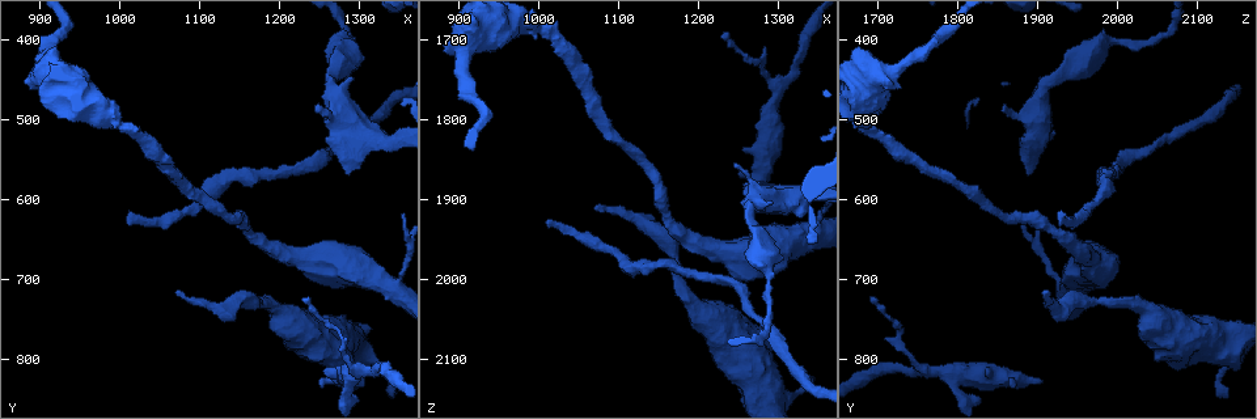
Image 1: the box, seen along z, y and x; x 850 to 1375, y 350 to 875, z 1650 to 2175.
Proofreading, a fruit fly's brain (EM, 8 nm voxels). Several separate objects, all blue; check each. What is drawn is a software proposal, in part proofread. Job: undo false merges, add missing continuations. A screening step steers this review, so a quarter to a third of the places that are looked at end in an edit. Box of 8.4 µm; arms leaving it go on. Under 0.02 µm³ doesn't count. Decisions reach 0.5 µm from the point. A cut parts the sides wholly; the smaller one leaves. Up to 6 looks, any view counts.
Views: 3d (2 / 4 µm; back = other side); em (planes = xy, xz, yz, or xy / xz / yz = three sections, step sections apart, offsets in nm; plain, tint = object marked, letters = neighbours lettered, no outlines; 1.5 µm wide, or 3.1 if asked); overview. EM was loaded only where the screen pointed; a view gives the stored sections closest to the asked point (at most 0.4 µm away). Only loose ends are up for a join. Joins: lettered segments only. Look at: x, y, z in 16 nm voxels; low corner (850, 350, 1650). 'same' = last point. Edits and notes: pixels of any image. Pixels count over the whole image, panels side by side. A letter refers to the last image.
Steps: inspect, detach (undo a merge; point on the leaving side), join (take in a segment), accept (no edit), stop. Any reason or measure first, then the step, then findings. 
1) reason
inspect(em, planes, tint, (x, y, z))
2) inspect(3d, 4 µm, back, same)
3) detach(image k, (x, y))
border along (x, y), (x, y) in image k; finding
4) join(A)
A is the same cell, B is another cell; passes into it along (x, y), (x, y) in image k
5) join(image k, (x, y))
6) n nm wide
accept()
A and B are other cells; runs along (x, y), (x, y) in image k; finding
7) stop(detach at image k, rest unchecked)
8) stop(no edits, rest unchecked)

thin end
inspect(3d, 2 µm, (1250, 490, 1850))

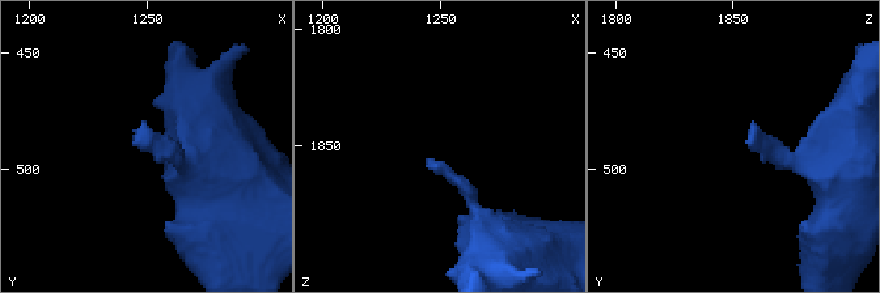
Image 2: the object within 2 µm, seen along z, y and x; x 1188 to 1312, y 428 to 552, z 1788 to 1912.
inspect(em, planes, letters, (1244, 486, 1856))

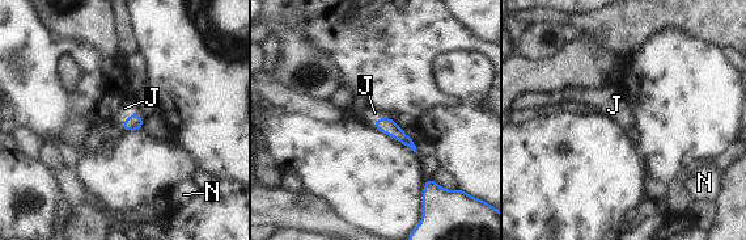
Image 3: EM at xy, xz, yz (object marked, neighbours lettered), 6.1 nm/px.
join(image 3, (124, 108))
J is the same cell, N is another cell; passes into it along (134, 122), (128, 117), (124, 108) in image 3; it goes on there

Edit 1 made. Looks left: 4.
see it whole again
inspect(overview)

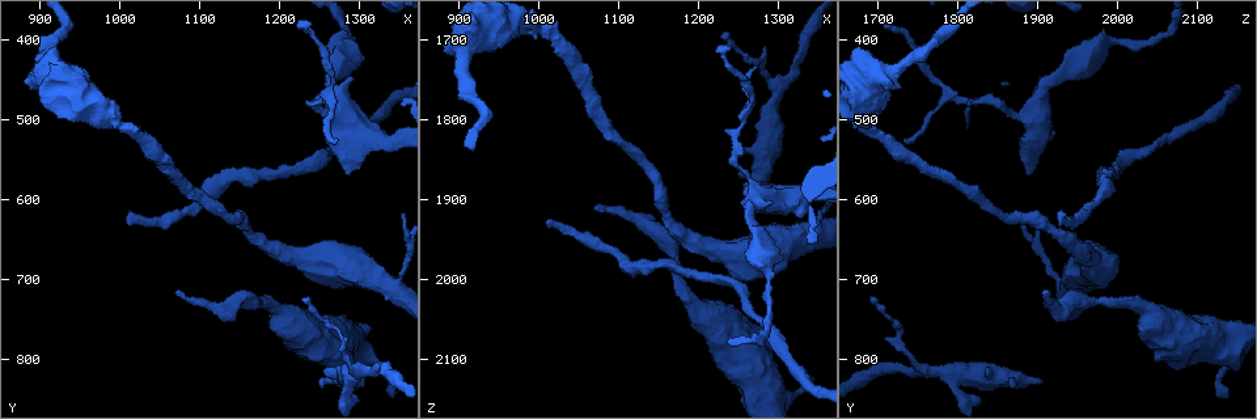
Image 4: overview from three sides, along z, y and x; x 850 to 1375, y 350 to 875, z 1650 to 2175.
thick turns thin
inspect(3d, 2 µm, (1290, 810, 1750))

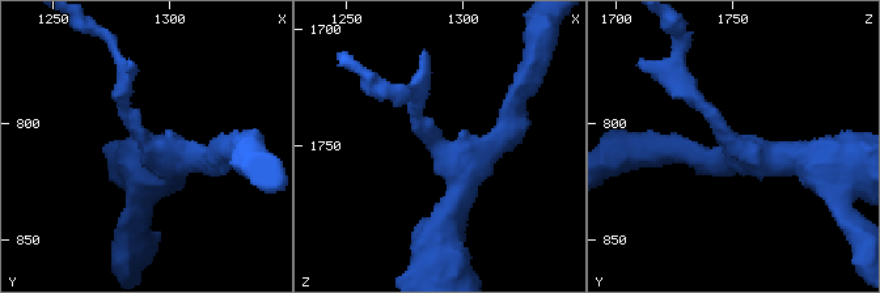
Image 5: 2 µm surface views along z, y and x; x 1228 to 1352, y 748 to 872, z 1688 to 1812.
inspect(em, yz, step 4, letters, (1293, 811, 1754))

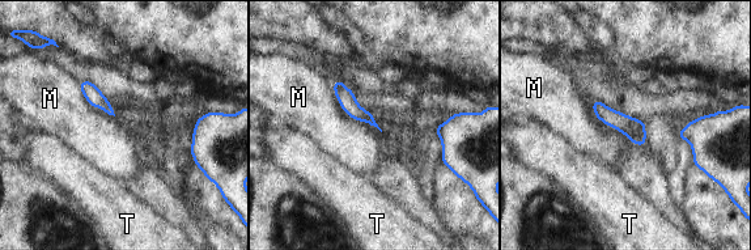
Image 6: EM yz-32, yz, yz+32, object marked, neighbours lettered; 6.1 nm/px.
accept()
M and T are other cells; one neuron here

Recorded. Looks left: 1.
end of a long branch
inspect(em, planes, letters, (1070, 715, 1915))

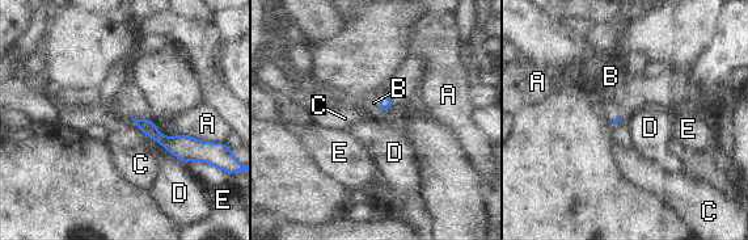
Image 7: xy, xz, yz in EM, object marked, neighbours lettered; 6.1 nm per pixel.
join(image 7, (374, 102))
B is the same cell, A, C, D and E are other cells; the neuron continues

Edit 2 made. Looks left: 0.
stop(join at image 3, join at image 7, rest unchecked)

